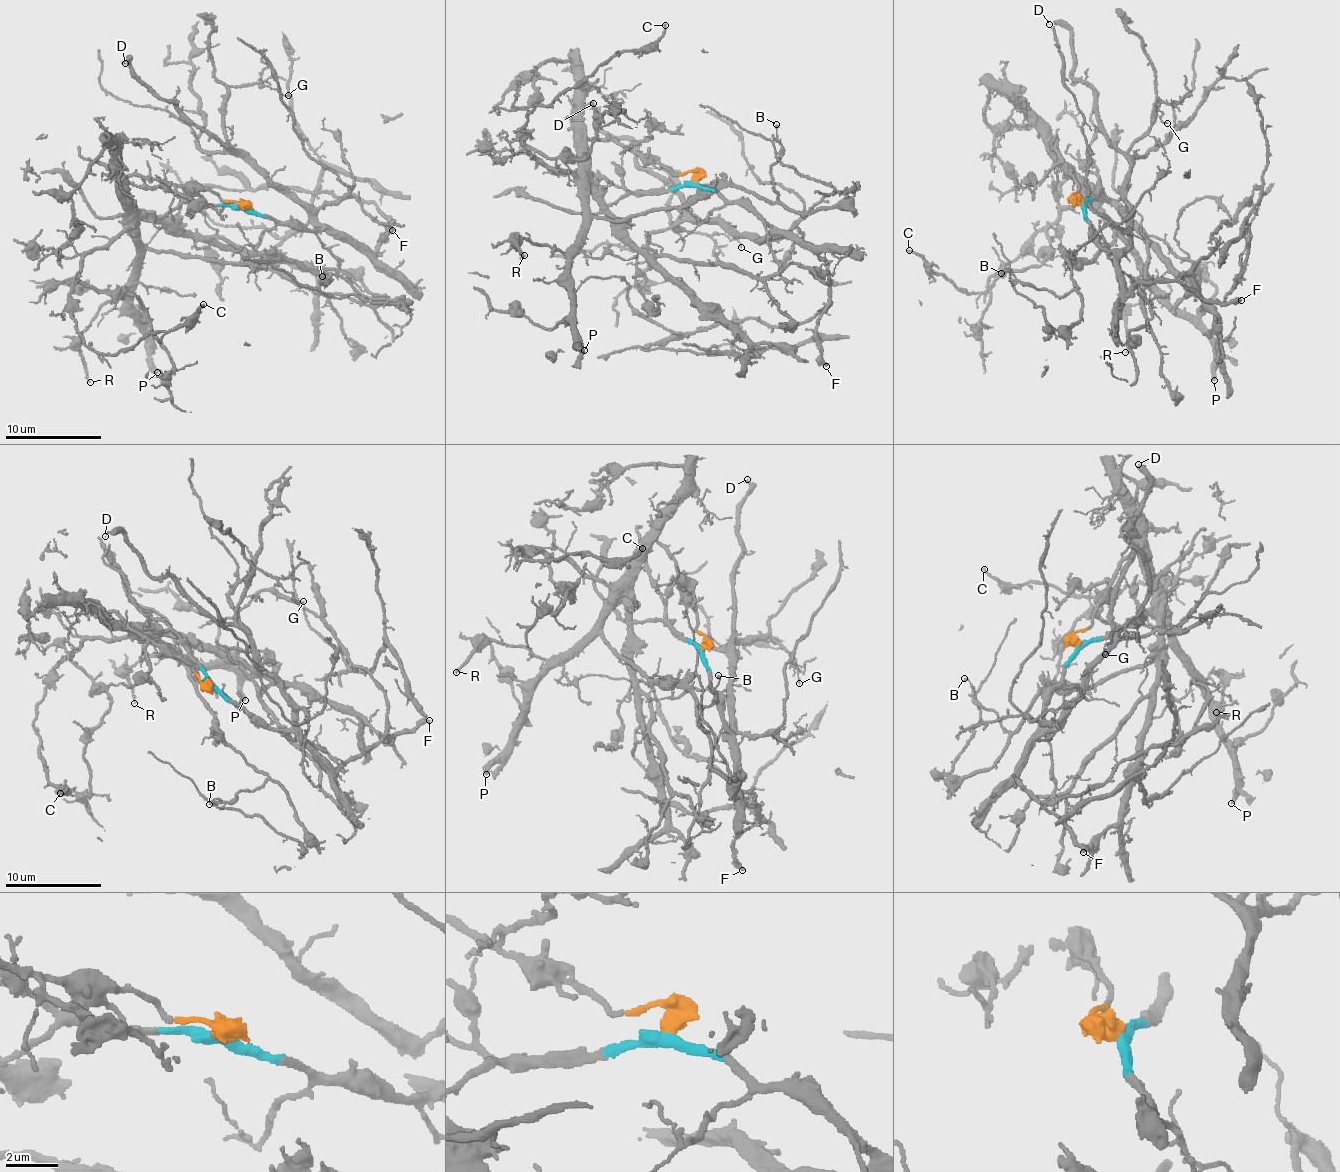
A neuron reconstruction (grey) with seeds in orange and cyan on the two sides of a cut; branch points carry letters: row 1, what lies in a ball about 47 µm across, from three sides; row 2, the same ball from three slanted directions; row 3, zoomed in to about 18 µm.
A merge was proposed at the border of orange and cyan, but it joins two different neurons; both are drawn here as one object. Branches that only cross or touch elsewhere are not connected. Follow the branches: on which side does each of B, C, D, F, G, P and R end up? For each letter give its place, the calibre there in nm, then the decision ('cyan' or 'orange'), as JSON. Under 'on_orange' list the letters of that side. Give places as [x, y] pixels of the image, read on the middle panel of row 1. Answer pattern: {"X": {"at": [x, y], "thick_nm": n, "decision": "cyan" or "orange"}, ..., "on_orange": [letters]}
{"B": {"at": [776, 124], "thick_nm": 160, "decision": "orange"}, "C": {"at": [665, 25], "thick_nm": 190, "decision": "orange"}, "D": {"at": [593, 103], "thick_nm": 120, "decision": "cyan"}, "F": {"at": [826, 366], "thick_nm": 400, "decision": "cyan"}, "G": {"at": [741, 247], "thick_nm": 110, "decision": "cyan"}, "P": {"at": [584, 350], "thick_nm": 380, "decision": "orange"}, "R": {"at": [524, 255], "thick_nm": 180, "decision": "orange"}, "on_orange": ["B", "C", "P", "R"]}

